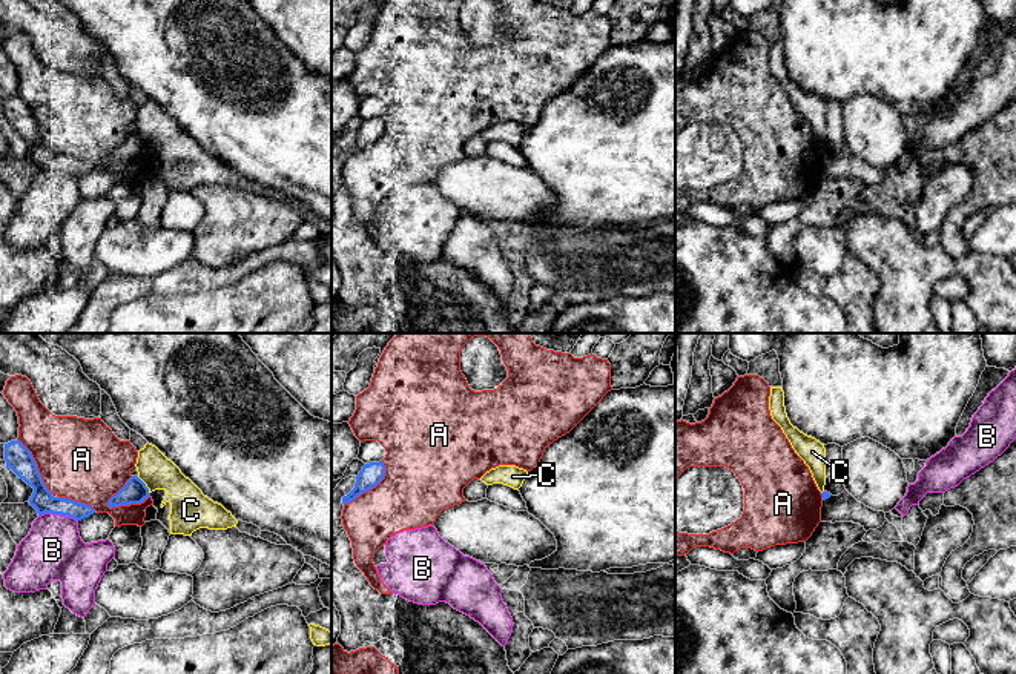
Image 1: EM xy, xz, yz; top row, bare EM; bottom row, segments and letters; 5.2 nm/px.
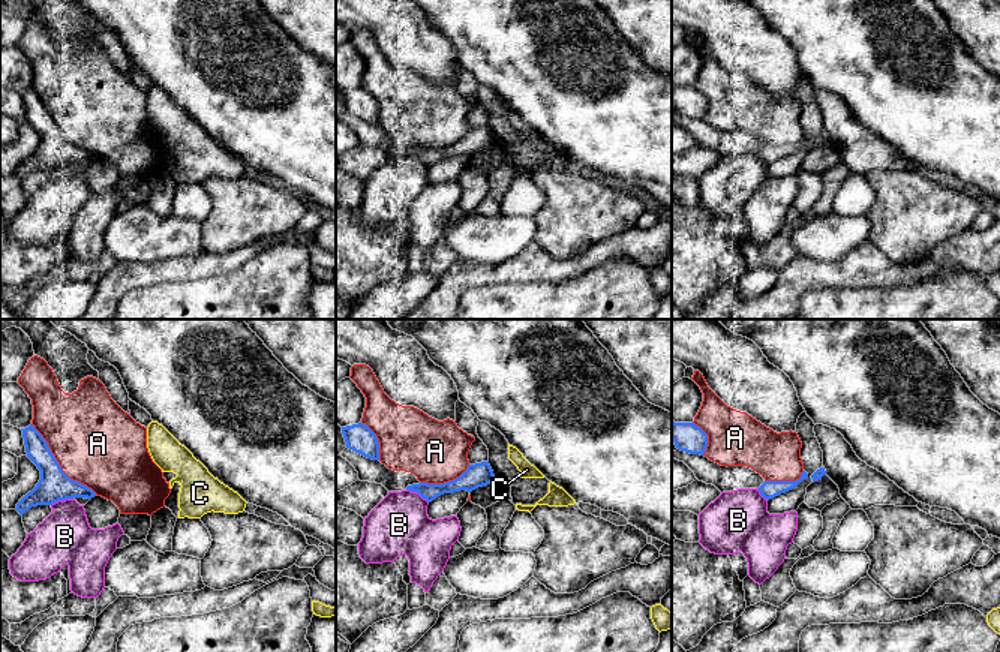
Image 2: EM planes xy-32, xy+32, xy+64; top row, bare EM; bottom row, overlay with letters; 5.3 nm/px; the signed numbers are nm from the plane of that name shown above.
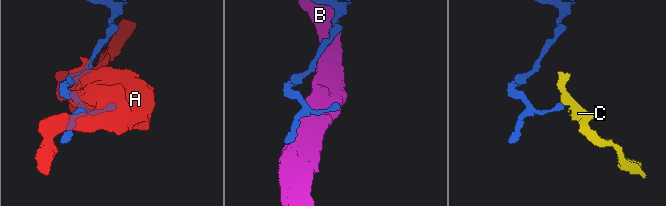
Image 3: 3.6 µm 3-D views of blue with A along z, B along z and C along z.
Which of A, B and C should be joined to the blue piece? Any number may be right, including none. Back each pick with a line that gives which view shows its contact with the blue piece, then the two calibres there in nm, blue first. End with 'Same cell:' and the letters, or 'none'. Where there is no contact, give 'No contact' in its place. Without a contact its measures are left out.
Same cell: none

